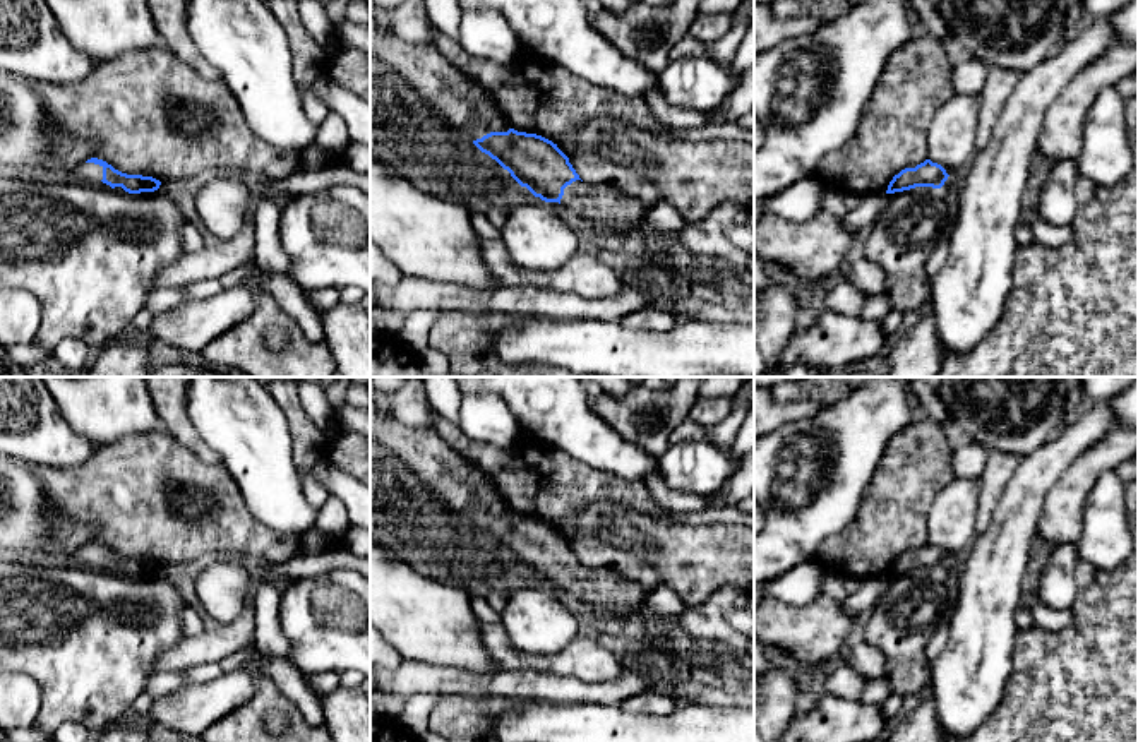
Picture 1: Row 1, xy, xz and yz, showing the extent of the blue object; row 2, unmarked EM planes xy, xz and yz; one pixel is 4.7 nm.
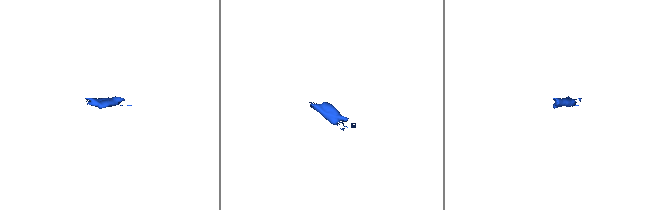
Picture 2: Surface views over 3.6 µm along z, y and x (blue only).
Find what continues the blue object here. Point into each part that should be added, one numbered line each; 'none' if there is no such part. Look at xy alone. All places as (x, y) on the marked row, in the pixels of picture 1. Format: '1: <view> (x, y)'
1: xy (89, 173)

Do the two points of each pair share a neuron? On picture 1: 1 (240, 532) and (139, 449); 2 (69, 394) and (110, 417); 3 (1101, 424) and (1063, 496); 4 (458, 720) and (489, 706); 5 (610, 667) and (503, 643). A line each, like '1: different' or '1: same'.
1: same
2: same
3: different
4: same
5: same

